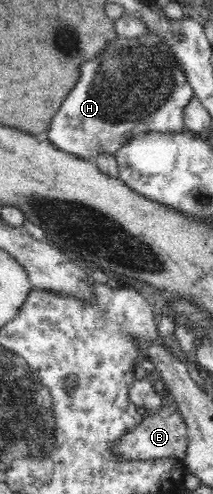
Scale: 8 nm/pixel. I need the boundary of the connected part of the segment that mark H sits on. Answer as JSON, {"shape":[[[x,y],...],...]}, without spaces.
{"shape":[[[145,32],[139,38],[116,37],[101,54],[83,66],[81,78],[55,114],[47,138],[55,148],[81,159],[95,160],[101,154],[116,155],[117,150],[137,134],[151,131],[175,134],[184,132],[183,111],[193,97],[192,86],[176,63],[172,50],[158,34]]]}

